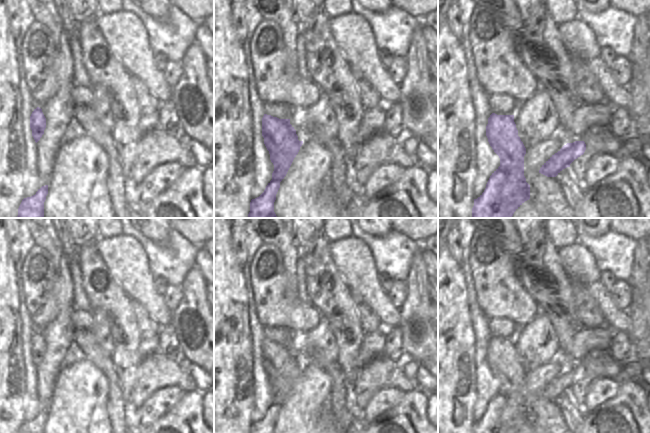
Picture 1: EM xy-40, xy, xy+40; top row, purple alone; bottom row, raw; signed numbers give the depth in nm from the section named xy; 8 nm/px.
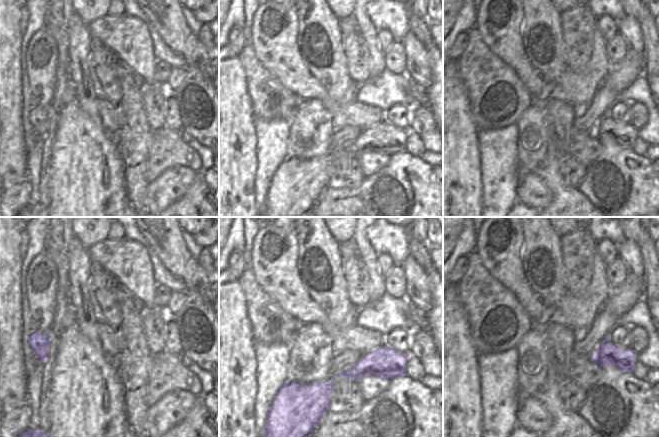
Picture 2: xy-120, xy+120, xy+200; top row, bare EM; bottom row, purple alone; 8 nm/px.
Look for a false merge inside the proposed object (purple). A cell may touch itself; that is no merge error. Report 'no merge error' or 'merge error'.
merge error

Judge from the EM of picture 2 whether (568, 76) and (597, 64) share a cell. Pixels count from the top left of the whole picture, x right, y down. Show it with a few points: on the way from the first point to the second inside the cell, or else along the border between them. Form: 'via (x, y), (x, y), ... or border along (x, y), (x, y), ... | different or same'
via (575, 76), (585, 76), (590, 71) | same

